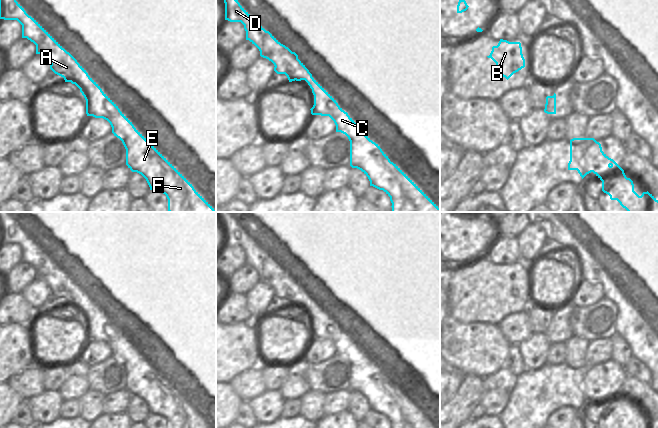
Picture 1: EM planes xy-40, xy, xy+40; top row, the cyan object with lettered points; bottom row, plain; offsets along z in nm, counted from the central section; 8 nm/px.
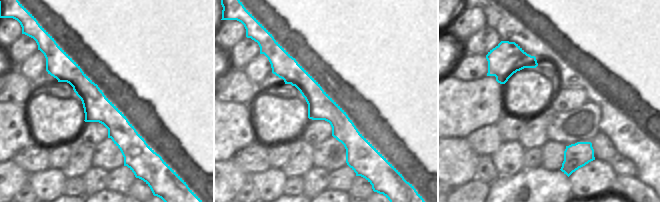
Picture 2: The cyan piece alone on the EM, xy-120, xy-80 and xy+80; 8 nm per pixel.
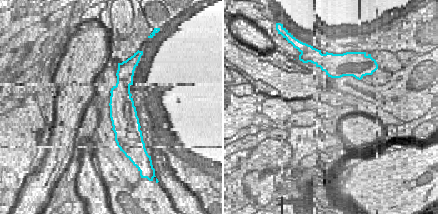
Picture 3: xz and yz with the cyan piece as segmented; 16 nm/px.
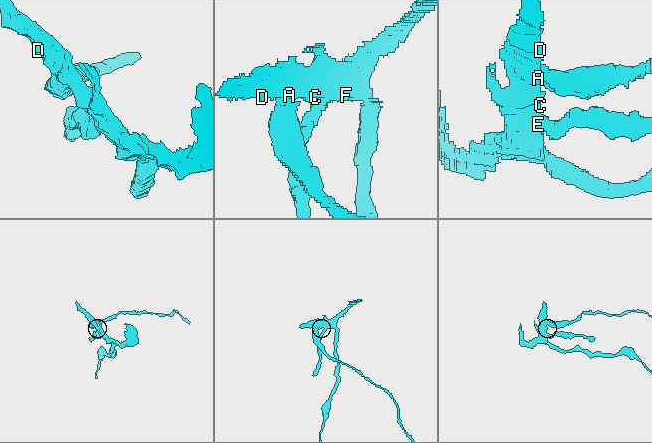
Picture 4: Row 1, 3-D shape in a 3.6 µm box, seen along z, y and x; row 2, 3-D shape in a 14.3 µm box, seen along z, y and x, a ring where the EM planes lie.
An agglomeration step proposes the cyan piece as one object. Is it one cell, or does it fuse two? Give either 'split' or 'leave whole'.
split

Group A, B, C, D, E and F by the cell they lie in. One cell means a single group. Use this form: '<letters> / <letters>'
A C D E F / B

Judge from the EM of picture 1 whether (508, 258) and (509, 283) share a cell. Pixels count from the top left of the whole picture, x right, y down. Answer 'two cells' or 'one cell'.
two cells

